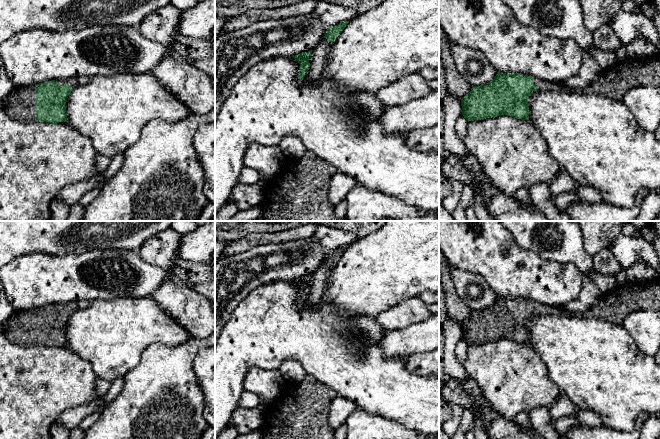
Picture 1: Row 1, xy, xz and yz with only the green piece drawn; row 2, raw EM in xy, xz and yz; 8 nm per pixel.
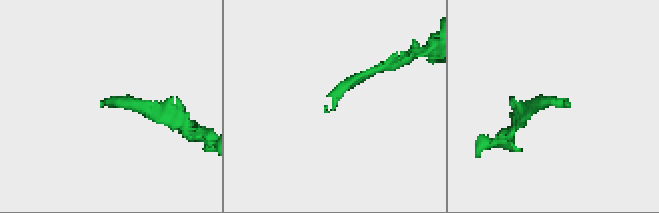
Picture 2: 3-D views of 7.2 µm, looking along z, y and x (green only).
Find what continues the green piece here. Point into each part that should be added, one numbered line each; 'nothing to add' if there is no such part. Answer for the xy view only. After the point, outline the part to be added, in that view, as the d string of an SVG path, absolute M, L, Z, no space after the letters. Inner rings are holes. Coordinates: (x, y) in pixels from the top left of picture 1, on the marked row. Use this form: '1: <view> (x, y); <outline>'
1: xy (72, 82); M71 77L71 78L68 78L68 79L57 79L57 80L55 80L55 82L56 83L64 83L67 86L74 88L78 85L78 78Z

